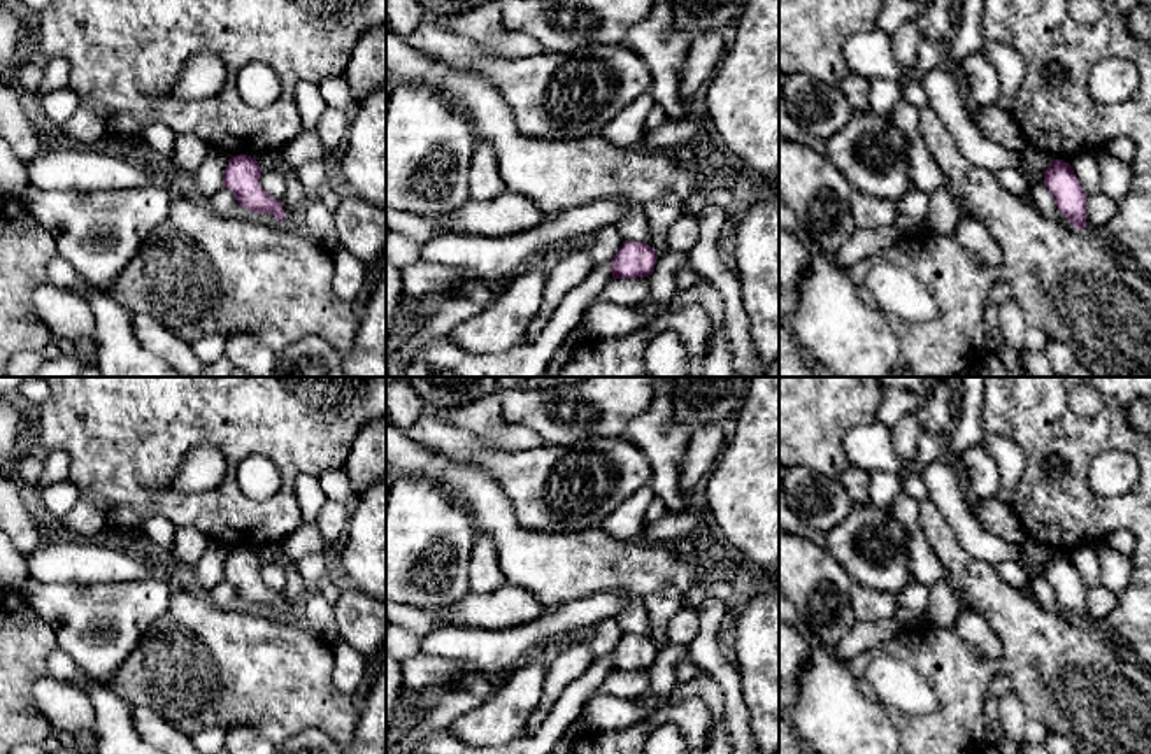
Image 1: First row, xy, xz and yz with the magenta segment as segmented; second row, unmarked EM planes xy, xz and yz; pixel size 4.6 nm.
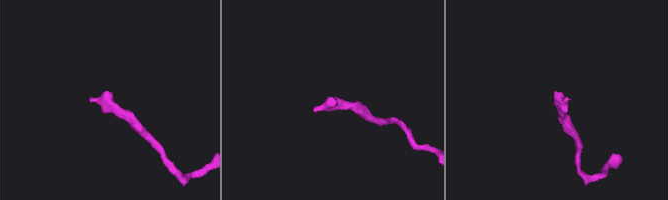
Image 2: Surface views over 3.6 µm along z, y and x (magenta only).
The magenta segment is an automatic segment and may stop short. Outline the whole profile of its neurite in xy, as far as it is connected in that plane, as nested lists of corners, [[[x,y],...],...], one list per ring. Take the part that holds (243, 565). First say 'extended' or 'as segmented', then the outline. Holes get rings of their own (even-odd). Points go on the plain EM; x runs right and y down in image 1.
as segmented | [[[237,547],[228,552],[223,570],[223,580],[230,582],[242,600],[272,607],[279,615],[284,615],[284,601],[281,593],[272,591],[261,579],[260,570],[263,563],[256,551]]]

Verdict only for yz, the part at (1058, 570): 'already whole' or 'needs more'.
already whole

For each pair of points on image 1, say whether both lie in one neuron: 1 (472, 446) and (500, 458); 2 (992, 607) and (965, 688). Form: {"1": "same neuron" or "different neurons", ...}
{"1": "same neuron", "2": "same neuron"}

